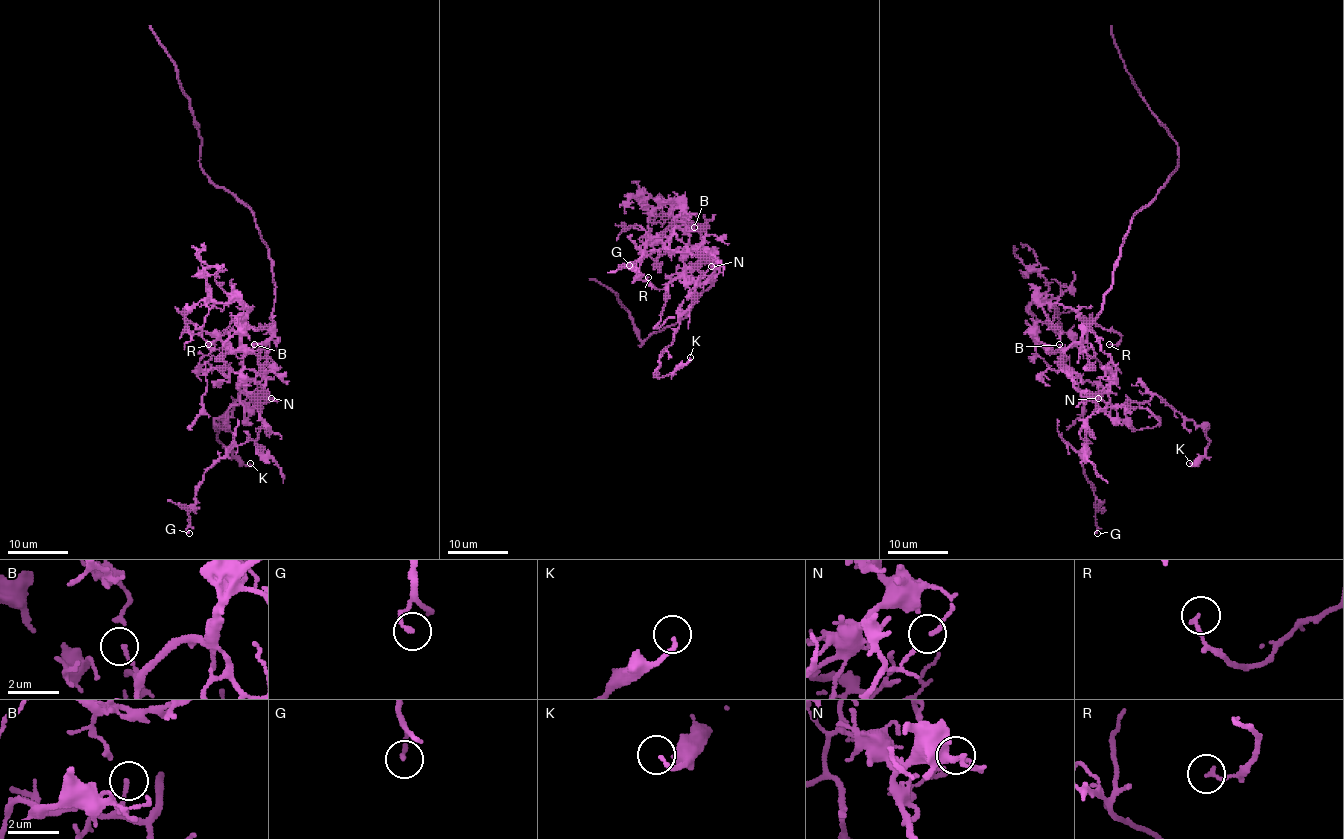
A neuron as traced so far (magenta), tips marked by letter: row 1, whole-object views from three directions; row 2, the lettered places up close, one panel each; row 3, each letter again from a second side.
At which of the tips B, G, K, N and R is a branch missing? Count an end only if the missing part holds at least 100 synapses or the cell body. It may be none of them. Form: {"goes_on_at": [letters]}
{"goes_on_at": []}

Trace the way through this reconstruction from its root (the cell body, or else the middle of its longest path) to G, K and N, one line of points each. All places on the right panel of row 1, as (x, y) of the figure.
G: (1109, 291), (1101, 313), (1065, 352), (1062, 366), (1095, 404), (1086, 423), (1081, 466), (1095, 496), (1097, 533)
K: (1109, 291), (1098, 317), (1065, 352), (1062, 369), (1101, 408), (1157, 395), (1191, 419), (1209, 445), (1189, 463)
N: (1109, 291), (1104, 296), (1101, 313), (1083, 337), (1065, 352), (1062, 366), (1088, 401), (1098, 398)

